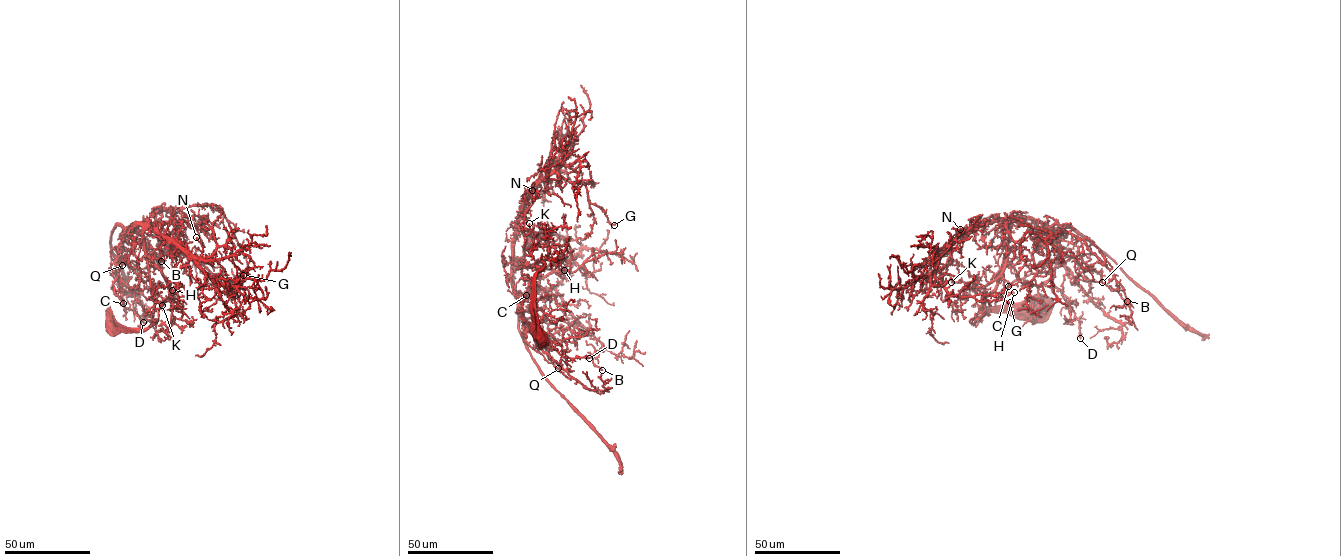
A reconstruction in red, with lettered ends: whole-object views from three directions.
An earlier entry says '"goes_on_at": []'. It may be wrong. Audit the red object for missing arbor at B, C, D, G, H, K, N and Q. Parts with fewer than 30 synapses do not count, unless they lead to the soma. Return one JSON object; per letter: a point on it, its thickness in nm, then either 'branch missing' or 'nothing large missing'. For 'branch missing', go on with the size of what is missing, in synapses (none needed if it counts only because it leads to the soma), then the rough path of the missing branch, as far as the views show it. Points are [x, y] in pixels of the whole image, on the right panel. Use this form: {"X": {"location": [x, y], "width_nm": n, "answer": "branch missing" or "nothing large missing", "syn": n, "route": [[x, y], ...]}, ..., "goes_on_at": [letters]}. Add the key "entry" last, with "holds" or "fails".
{"B": {"location": [1127, 301], "width_nm": 320, "answer": "nothing large missing"}, "C": {"location": [1008, 286], "width_nm": 320, "answer": "branch missing", "syn": 130, "route": [[1008, 286], [999, 289], [996, 299], [996, 306], [1005, 313], [1006, 325], [1002, 329]]}, "D": {"location": [1080, 338], "width_nm": 360, "answer": "nothing large missing"}, "G": {"location": [1010, 302], "width_nm": 260, "answer": "nothing large missing"}, "H": {"location": [1014, 292], "width_nm": 160, "answer": "nothing large missing"}, "K": {"location": [951, 282], "width_nm": 180, "answer": "nothing large missing"}, "N": {"location": [960, 229], "width_nm": 480, "answer": "nothing large missing"}, "Q": {"location": [1102, 282], "width_nm": 300, "answer": "nothing large missing"}, "goes_on_at": ["C"], "entry": "fails"}

